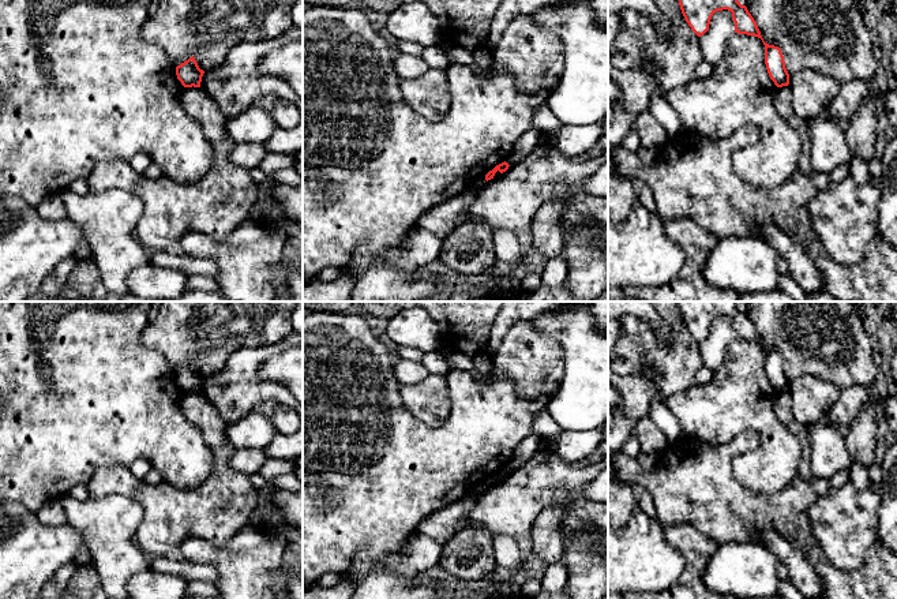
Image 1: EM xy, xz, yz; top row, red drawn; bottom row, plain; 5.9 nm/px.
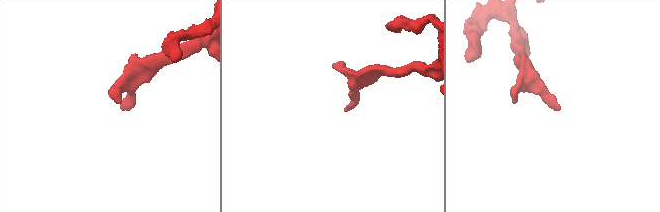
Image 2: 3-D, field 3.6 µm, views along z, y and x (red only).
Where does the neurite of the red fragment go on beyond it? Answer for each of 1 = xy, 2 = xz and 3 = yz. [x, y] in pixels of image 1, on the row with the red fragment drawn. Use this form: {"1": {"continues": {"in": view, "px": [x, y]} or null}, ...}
{"1": {"continues": null}, "2": {"continues": null}, "3": {"continues": null}}

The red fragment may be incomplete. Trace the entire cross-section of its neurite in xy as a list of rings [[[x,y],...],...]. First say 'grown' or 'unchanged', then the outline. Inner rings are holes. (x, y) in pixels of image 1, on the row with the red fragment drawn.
unchanged; [[[194,56],[176,67],[177,79],[184,87],[200,87],[203,74]]]

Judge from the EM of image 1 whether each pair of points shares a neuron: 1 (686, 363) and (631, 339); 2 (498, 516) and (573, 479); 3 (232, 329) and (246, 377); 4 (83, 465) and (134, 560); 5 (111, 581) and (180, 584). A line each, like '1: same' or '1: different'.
1: same
2: same
3: different
4: different
5: different

